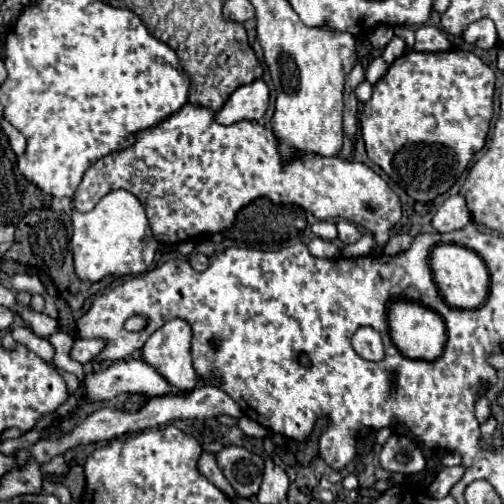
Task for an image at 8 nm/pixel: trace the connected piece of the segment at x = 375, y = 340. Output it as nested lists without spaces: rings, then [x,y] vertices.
[[[360,327],[352,337],[352,347],[358,355],[369,361],[380,361],[385,355],[383,341],[372,327]]]

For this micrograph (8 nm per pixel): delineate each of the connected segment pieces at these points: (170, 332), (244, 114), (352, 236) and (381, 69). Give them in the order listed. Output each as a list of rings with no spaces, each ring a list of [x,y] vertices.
[[[172,319],[160,327],[142,347],[144,361],[180,391],[190,391],[198,385],[198,375],[192,367],[190,339],[190,325],[182,319]]]
[[[262,79],[252,81],[248,85],[238,87],[230,99],[224,103],[224,107],[214,113],[214,119],[222,125],[232,125],[238,121],[258,121],[264,117],[268,109],[268,87]]]
[[[338,221],[338,239],[344,243],[344,245],[350,245],[350,243],[356,243],[360,239],[360,231],[356,229],[354,223],[350,221]]]
[[[374,59],[368,67],[366,67],[366,81],[370,81],[372,85],[374,83],[378,83],[378,79],[386,73],[386,69],[388,69],[388,65],[384,63],[384,59]]]

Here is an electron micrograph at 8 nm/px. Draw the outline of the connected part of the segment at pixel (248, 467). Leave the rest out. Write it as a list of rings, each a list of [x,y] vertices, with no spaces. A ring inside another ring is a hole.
[[[224,447],[216,455],[218,467],[240,497],[252,497],[260,489],[264,459],[244,447]]]

